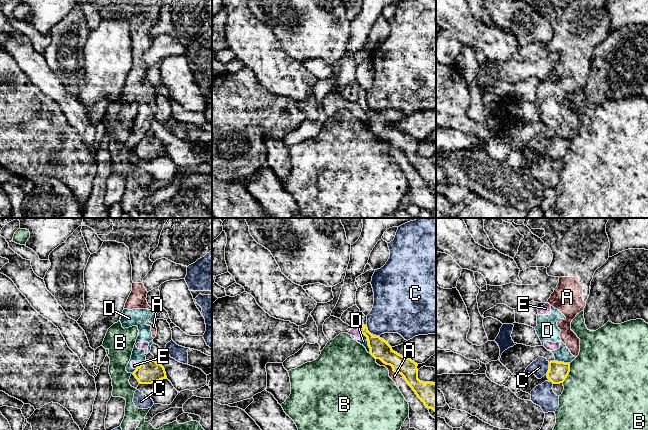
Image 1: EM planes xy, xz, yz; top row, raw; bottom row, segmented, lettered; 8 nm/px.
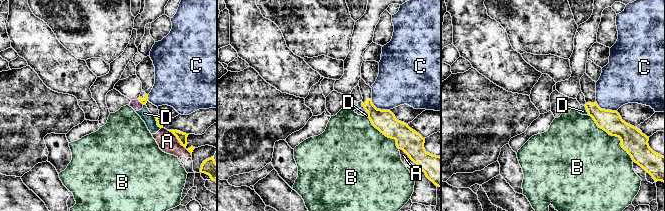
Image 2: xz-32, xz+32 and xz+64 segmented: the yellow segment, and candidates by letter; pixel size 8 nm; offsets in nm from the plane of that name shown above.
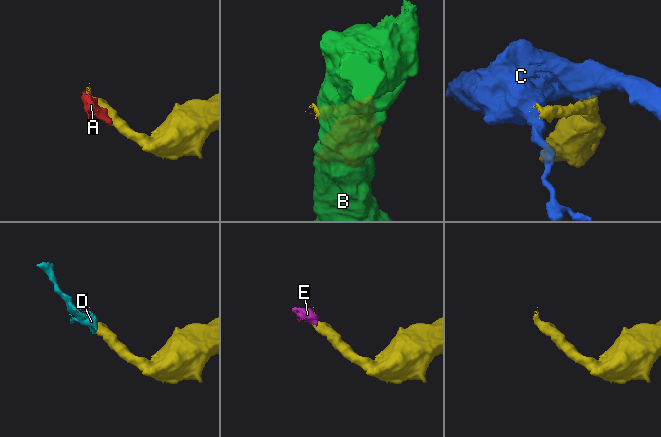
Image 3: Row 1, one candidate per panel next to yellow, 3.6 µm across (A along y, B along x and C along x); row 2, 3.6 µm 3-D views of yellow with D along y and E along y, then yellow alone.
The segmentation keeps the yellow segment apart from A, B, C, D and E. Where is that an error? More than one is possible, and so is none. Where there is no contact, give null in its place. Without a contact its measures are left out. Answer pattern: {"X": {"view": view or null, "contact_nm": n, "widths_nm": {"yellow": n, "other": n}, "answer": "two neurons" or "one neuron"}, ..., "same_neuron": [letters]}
{"A": {"view": "xz", "contact_nm": 300, "widths_nm": {"yellow": 160, "other": 70}, "answer": "two neurons"}, "B": {"view": "yz", "contact_nm": 170, "widths_nm": {"yellow": 160, "other": 500}, "answer": "two neurons"}, "C": {"view": "yz", "contact_nm": 110, "widths_nm": {"yellow": 160, "other": 140}, "answer": "two neurons"}, "D": {"view": "xz", "contact_nm": 180, "widths_nm": {"yellow": 160, "other": 70}, "answer": "two neurons"}, "E": {"view": "xz", "contact_nm": 50, "widths_nm": {"yellow": 160, "other": 70}, "answer": "two neurons"}, "same_neuron": []}

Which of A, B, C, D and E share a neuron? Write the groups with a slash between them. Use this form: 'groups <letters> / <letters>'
groups A D E / B / C

